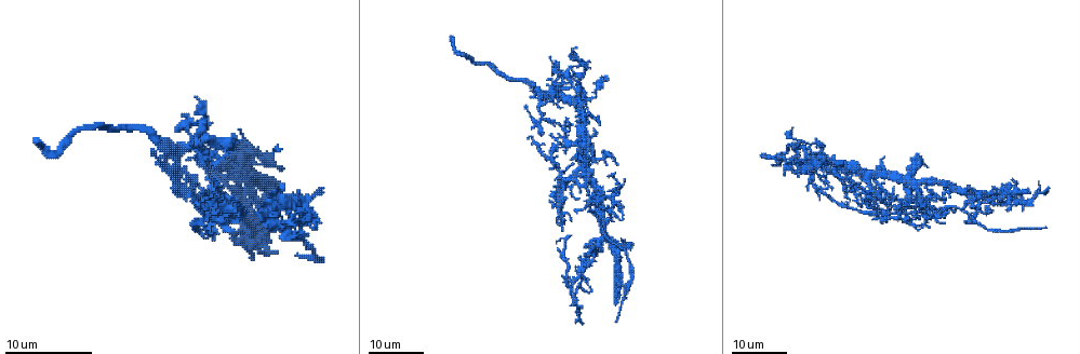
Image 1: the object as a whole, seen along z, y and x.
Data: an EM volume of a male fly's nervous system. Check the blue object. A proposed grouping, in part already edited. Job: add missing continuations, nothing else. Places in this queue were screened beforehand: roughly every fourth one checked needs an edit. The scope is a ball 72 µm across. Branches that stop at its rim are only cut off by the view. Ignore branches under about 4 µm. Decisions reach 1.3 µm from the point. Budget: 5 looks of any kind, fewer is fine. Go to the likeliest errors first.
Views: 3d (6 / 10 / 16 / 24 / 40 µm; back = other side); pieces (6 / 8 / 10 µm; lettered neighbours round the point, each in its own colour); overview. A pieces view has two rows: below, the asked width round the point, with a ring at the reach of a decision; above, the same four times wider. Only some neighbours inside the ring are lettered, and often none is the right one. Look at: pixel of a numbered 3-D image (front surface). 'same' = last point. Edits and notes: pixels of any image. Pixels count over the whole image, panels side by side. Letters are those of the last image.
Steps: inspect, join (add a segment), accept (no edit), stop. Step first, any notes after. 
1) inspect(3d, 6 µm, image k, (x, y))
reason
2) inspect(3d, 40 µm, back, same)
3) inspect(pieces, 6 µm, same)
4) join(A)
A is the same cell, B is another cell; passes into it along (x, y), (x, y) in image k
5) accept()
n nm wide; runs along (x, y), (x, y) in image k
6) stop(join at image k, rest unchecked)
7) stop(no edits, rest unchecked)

inspect(3d, 16 µm, image 1, (217, 183))
branch stops here

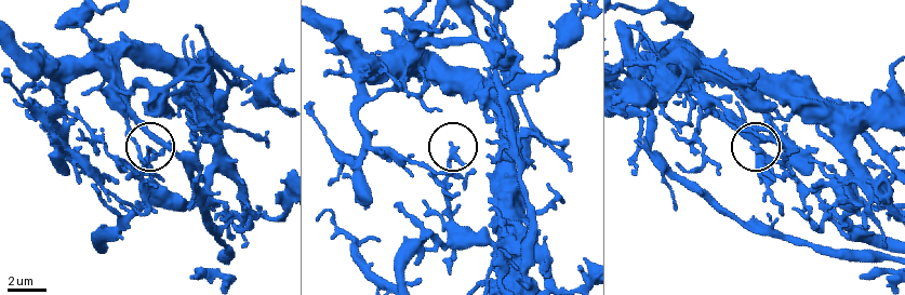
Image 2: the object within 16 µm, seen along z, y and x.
inspect(pieces, 6 µm, image 2, (753, 148))

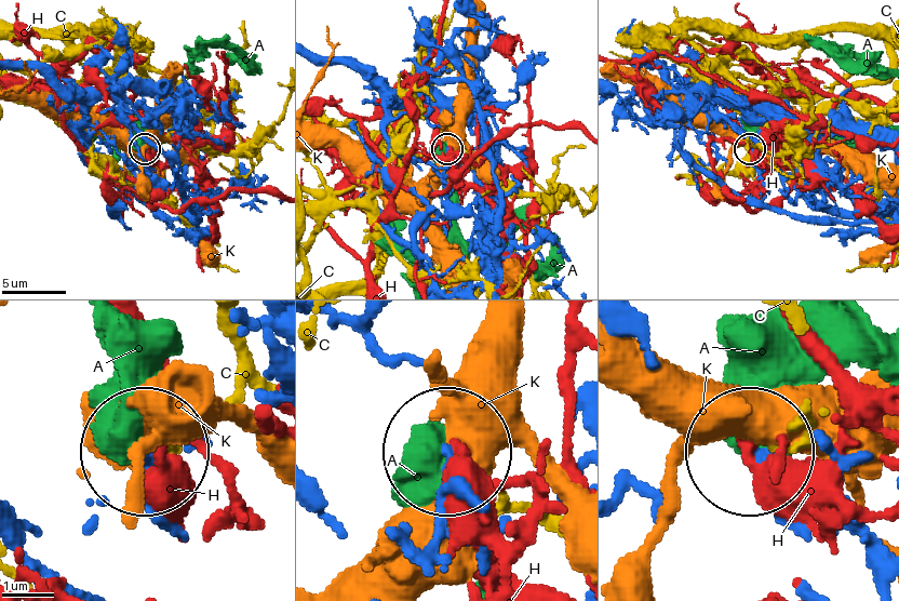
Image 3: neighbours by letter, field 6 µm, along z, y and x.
accept()
A, C, H and K are other cells; none of them fits

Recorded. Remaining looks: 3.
inspect(3d, 24 µm, image 1, (268, 240))
branch stops here

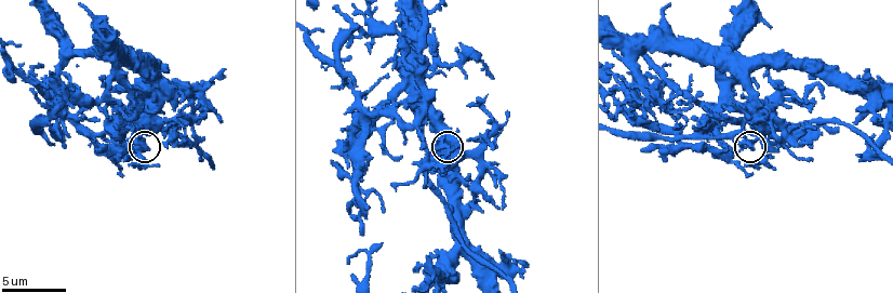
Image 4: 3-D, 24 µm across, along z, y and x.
inspect(pieces, 10 µm, image 4, (145, 150))

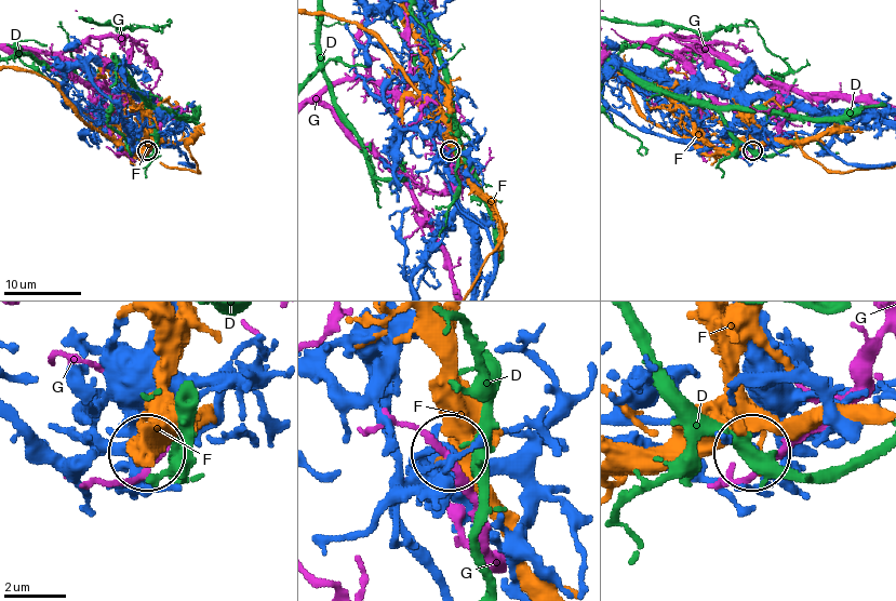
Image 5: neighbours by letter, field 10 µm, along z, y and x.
accept()
D, F and G are other cells; no lettered segment goes on from it

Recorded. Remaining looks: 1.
stop(no edits, rest unchecked)

